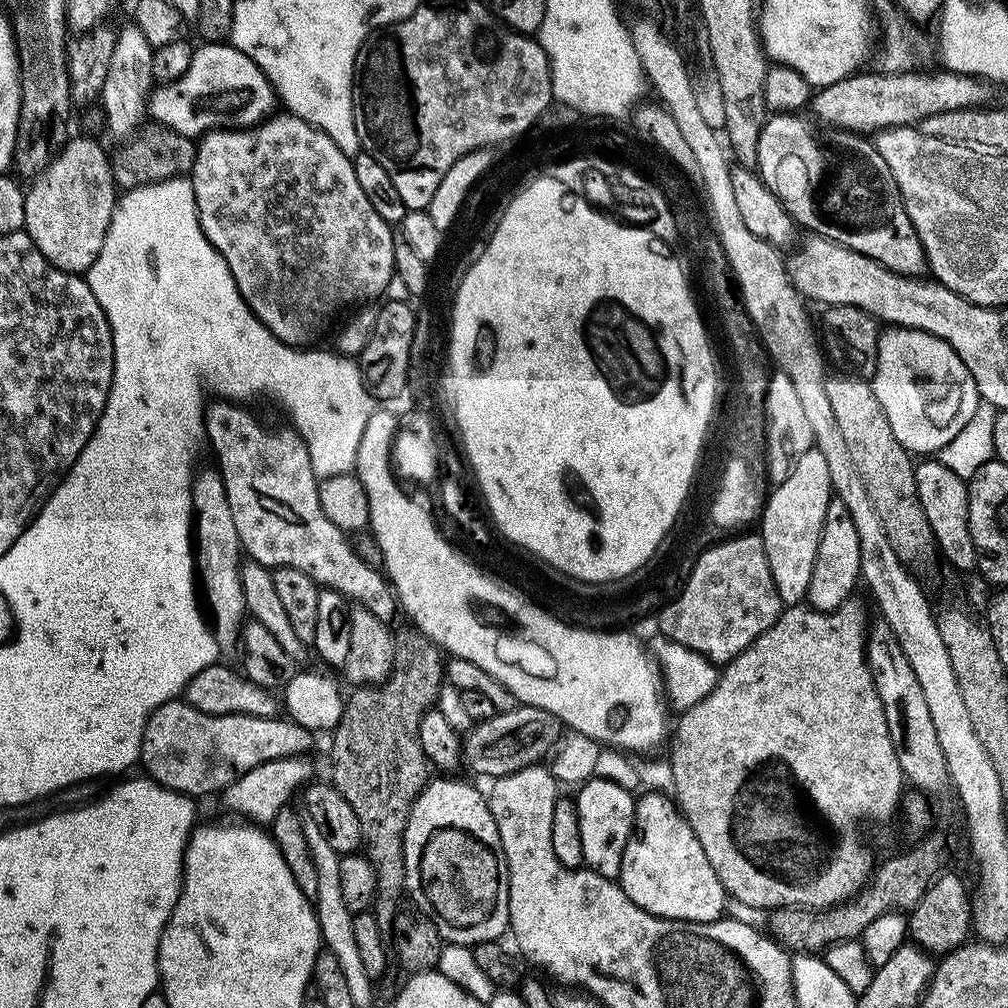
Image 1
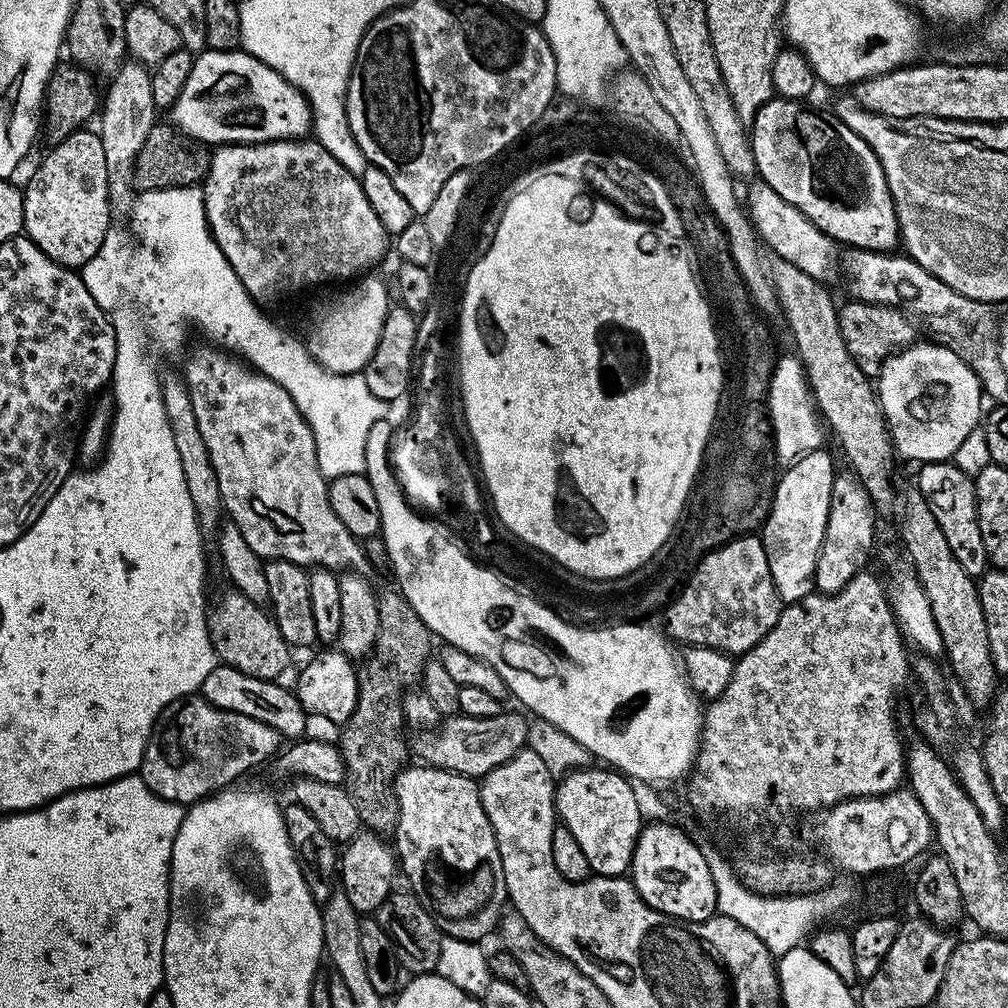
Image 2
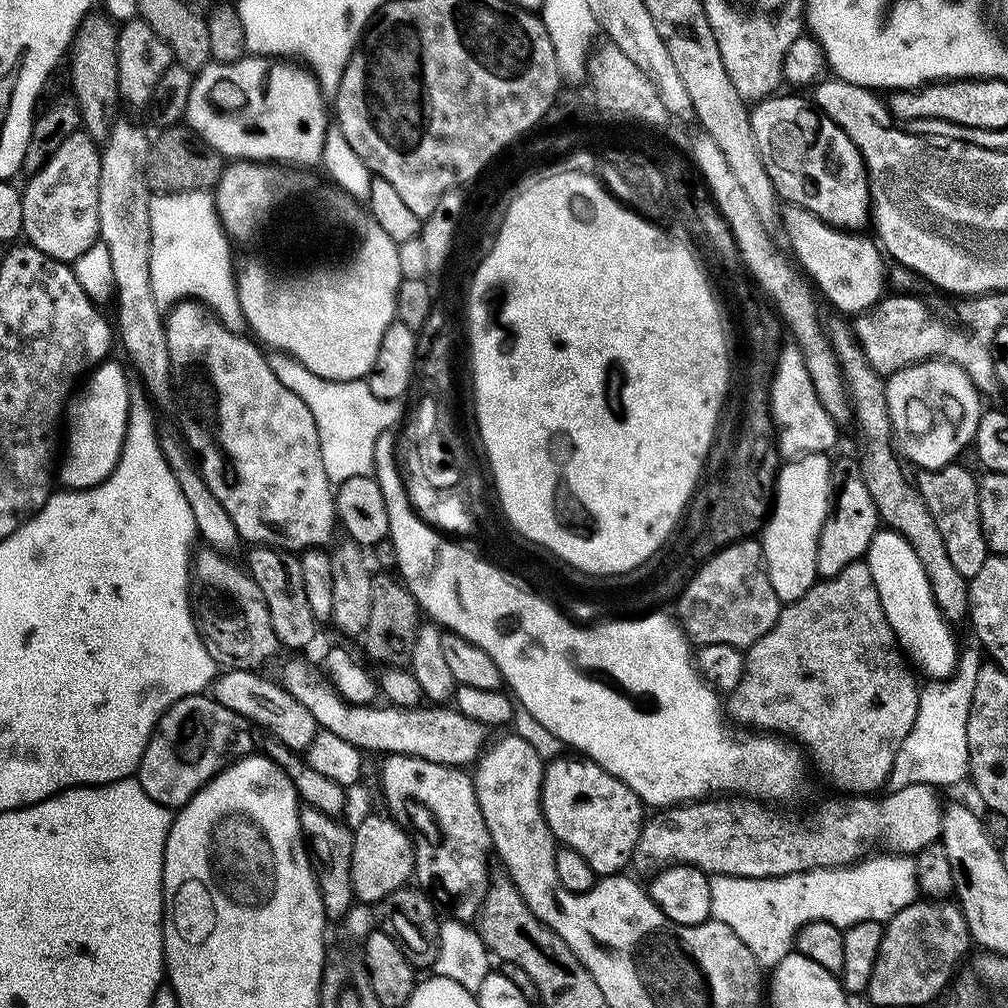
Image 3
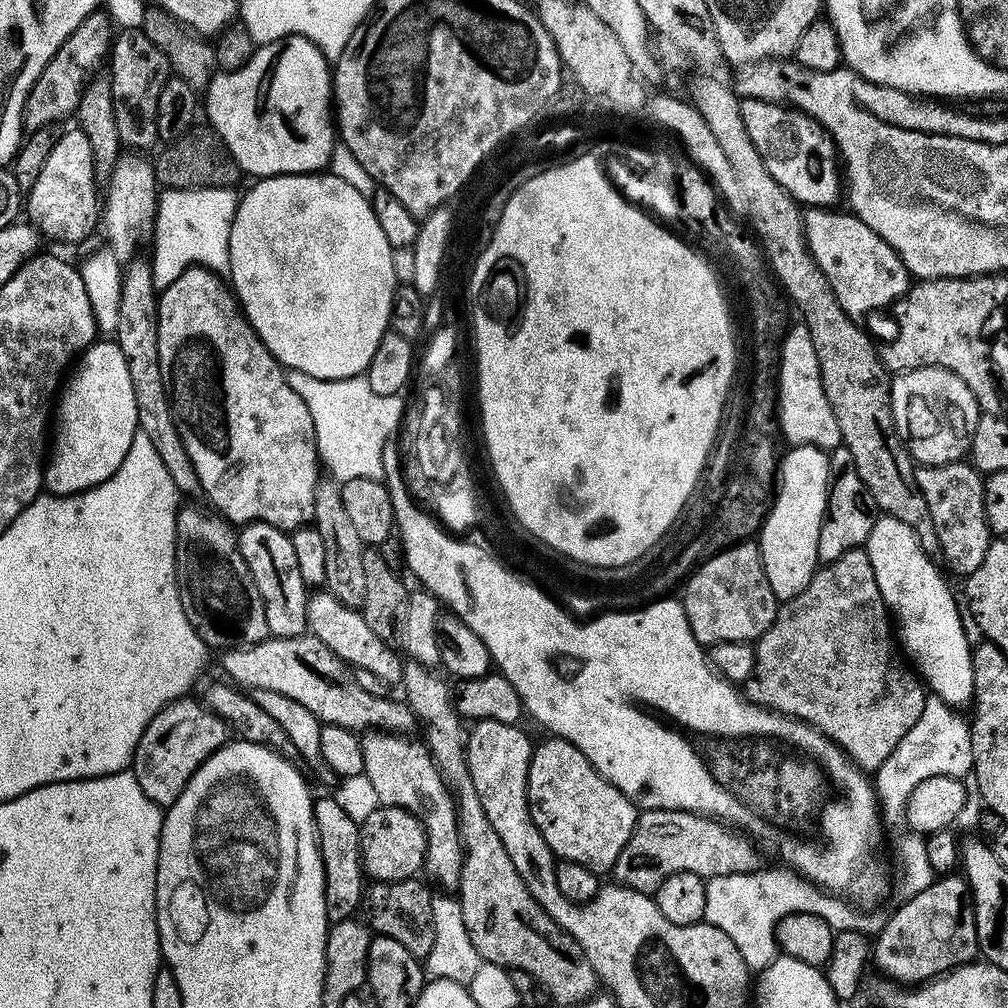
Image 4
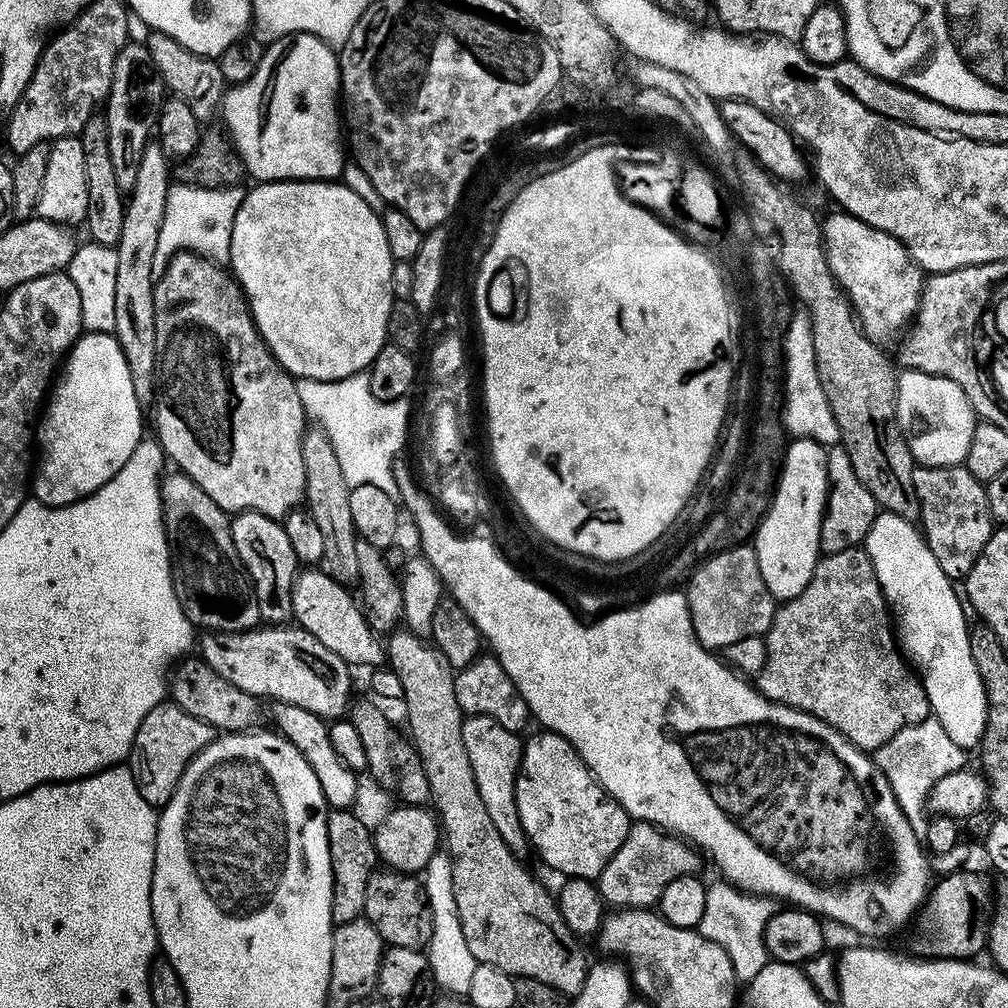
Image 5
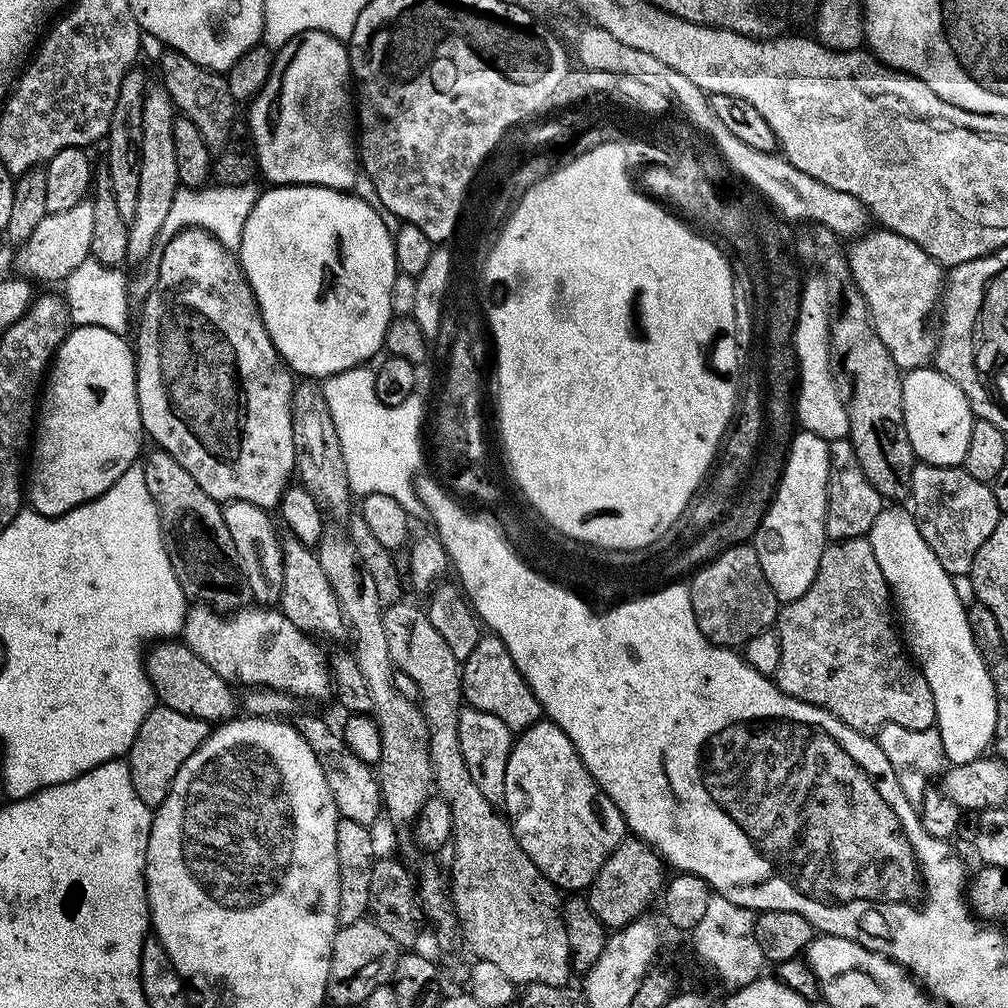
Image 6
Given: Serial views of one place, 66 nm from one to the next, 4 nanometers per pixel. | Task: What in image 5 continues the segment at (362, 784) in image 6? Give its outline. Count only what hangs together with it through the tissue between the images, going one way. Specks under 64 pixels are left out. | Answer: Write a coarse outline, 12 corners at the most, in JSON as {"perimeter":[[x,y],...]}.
{"perimeter":[[277,703],[281,736],[303,754],[329,809],[351,809],[358,776],[325,717]]}

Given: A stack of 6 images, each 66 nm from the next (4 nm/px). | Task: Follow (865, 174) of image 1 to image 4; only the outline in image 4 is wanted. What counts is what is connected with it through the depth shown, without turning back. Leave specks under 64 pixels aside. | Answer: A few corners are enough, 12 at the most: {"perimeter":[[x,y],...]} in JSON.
{"perimeter":[[741,99],[770,178],[804,206],[840,196],[838,149],[791,106]]}

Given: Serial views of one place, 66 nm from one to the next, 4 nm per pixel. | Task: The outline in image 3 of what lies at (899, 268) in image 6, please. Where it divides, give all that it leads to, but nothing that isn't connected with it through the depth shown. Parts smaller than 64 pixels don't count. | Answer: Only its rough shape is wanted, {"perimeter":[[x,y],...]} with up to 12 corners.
{"perimeter":[[785,208],[803,275],[838,311],[886,292],[877,241]]}

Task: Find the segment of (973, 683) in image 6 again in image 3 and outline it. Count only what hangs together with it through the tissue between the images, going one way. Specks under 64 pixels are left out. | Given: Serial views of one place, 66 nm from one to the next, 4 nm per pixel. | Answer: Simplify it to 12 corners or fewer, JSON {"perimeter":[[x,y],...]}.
{"perimeter":[[880,528],[864,561],[900,651],[947,680],[958,645],[913,547]]}

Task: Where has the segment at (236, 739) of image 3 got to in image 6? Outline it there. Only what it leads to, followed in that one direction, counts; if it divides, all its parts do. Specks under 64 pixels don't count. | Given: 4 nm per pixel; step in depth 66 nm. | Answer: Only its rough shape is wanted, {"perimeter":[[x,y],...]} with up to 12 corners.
{"perimeter":[[156,706],[126,763],[148,808],[160,807],[208,722]]}

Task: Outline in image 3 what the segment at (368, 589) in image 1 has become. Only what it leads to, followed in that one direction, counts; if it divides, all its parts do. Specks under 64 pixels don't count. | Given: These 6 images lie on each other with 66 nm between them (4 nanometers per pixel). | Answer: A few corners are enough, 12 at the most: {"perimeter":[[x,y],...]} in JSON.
{"perimeter":[[191,298],[182,436],[241,541],[333,543],[310,406]]}

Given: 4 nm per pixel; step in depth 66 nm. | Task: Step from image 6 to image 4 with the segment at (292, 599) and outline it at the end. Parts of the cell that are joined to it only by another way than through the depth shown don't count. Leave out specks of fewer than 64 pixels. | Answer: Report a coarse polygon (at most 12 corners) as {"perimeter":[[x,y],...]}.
{"perimeter":[[326,590],[309,595],[311,635],[356,670],[389,686],[403,659],[361,611]]}

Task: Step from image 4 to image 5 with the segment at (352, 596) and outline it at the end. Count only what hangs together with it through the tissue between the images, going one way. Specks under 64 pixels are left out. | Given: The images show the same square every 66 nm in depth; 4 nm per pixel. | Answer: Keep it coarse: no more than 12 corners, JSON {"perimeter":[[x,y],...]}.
{"perimeter":[[323,430],[305,431],[304,500],[326,546],[322,569],[359,581],[350,486]]}

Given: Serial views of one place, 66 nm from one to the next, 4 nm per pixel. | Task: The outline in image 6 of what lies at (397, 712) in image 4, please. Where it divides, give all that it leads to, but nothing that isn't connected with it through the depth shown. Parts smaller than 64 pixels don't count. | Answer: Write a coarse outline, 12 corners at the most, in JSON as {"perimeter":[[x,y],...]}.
{"perimeter":[[192,606],[182,640],[229,685],[304,700],[330,662],[280,610]]}

